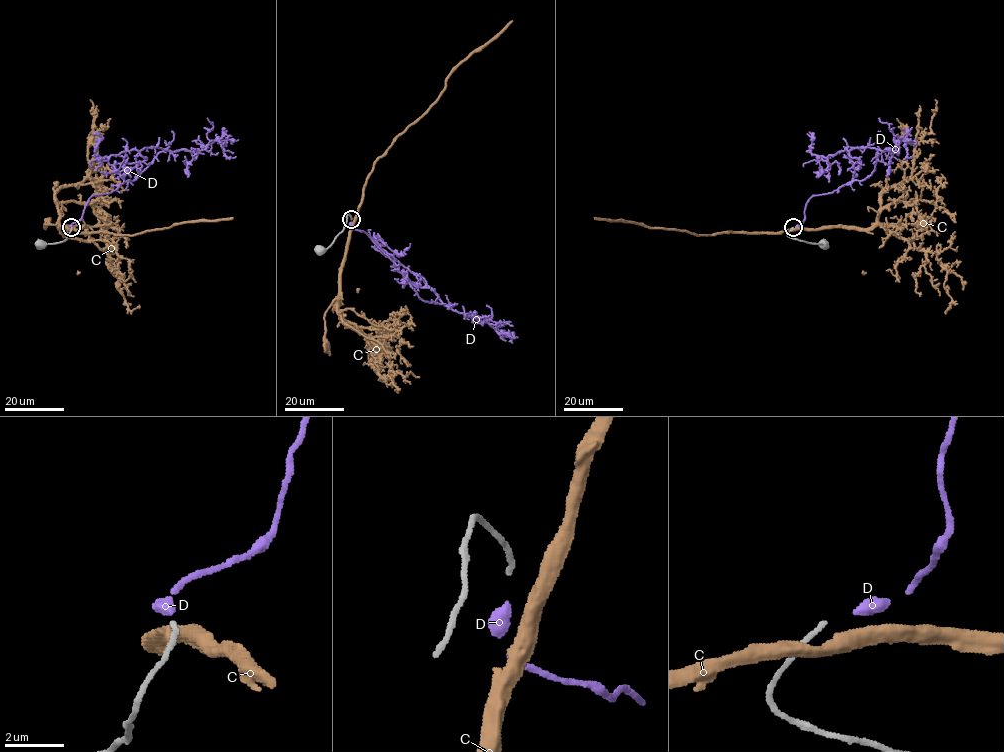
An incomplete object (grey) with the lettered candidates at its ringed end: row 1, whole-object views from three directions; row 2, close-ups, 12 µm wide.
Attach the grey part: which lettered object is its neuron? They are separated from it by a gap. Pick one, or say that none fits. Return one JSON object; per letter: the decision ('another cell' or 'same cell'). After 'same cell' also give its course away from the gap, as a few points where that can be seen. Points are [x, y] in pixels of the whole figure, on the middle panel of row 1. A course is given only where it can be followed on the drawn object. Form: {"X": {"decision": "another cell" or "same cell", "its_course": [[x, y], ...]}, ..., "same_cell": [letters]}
{"C": {"decision": "another cell"}, "D": {"decision": "same cell", "its_course": [[351, 222], [397, 265], [418, 296], [442, 304], [418, 274], [382, 249], [378, 238], [373, 240]]}, "same_cell": ["D"]}

